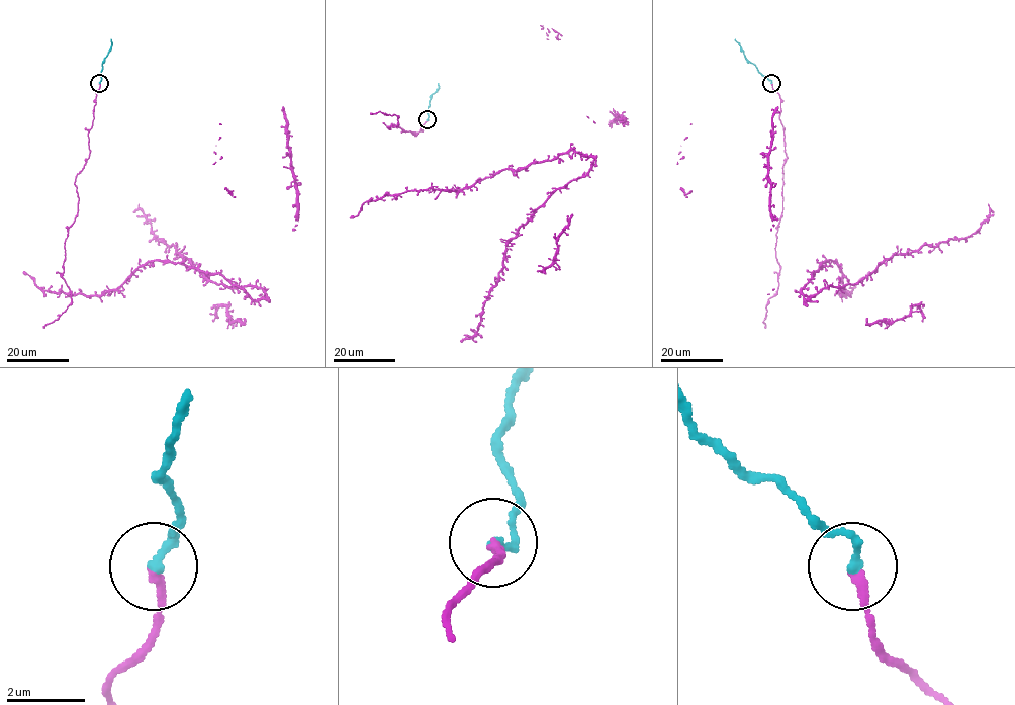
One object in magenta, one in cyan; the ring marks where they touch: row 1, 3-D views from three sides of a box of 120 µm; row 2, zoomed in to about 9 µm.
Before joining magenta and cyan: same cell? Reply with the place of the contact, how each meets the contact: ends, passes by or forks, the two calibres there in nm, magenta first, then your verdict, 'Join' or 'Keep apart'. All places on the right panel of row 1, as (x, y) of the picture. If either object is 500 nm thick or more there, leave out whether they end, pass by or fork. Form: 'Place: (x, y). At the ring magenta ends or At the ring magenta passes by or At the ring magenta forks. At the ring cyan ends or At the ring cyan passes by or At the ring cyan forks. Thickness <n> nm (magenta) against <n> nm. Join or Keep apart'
Place: (771, 83). At the ring magenta ends. At the ring cyan ends. Thickness 200 nm (magenta) against 240 nm. Join

